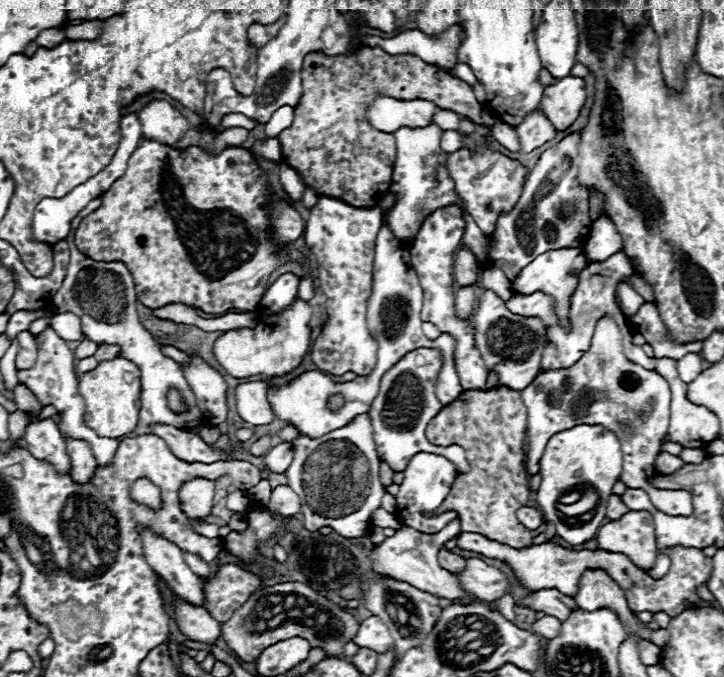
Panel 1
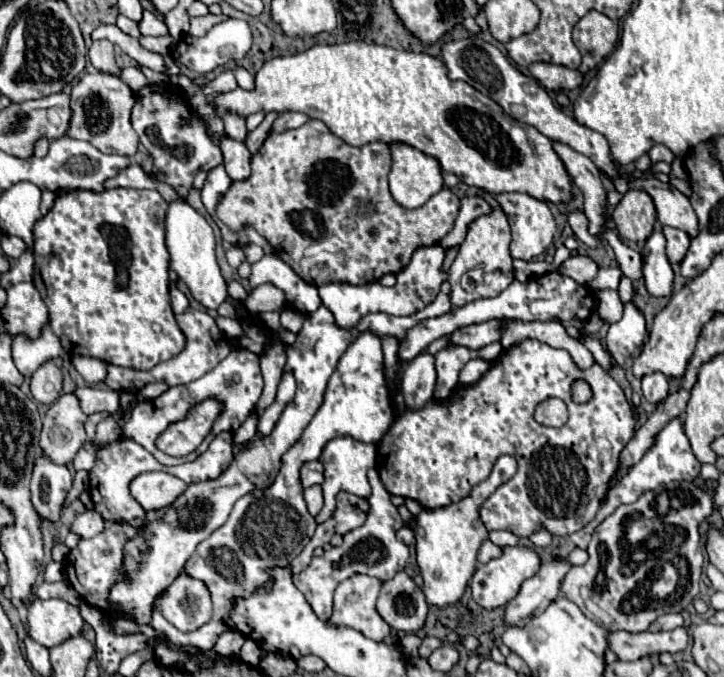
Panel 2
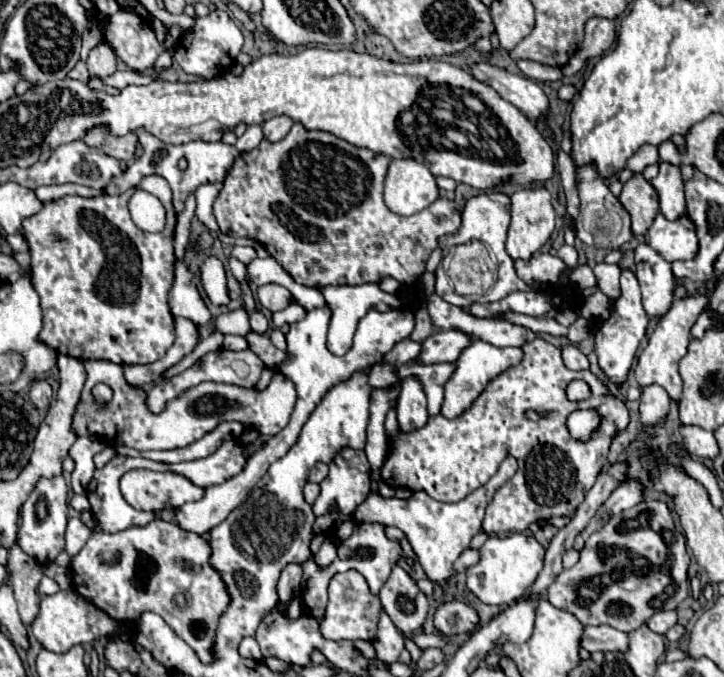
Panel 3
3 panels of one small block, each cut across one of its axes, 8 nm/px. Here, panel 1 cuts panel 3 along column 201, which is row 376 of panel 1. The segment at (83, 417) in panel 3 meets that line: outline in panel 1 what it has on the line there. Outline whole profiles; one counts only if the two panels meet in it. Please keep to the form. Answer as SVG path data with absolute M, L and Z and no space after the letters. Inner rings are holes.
M418 348L414 352L408 352L386 376L382 376L380 392L372 402L370 418L374 426L374 442L376 452L380 460L384 460L392 472L404 472L410 458L418 452L438 452L440 456L446 456L450 462L456 464L460 472L468 472L470 464L466 460L466 452L462 446L434 446L428 442L424 430L434 414L442 410L440 400L436 398L436 380L440 374L444 360L442 352L436 348Z

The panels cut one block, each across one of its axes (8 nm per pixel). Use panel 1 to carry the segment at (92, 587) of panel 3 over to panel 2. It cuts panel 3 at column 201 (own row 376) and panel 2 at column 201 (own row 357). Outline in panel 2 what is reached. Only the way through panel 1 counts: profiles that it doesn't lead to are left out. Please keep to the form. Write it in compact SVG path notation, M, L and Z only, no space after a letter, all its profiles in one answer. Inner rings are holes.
M180 572L180 576L156 598L154 608L178 630L190 632L210 620L212 602L204 582Z

